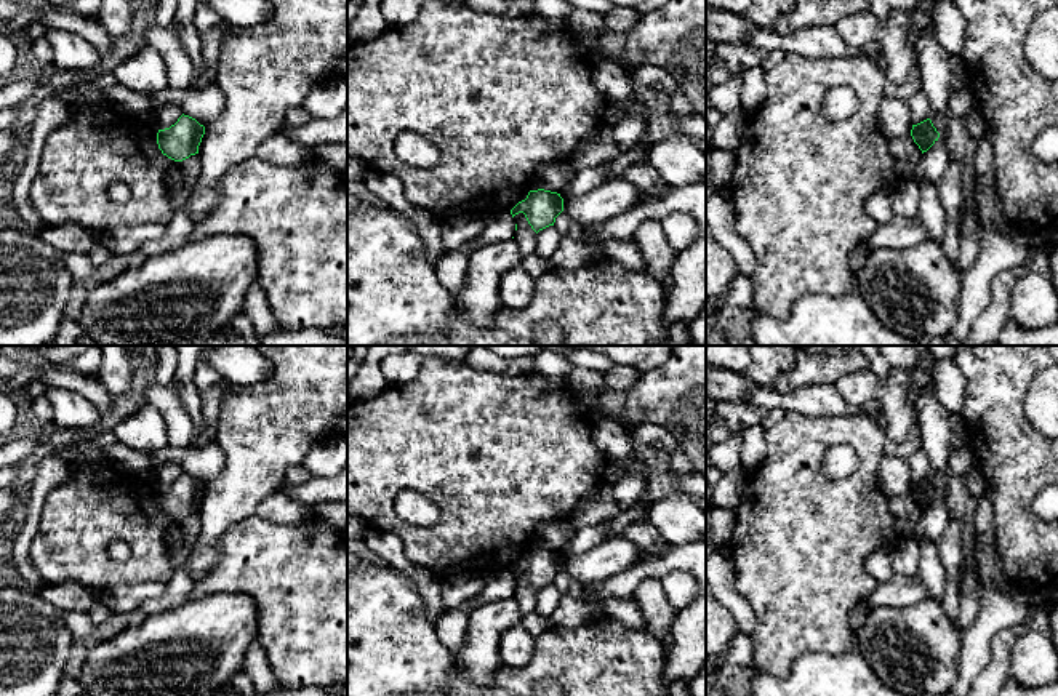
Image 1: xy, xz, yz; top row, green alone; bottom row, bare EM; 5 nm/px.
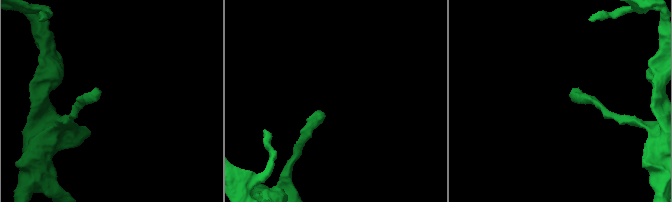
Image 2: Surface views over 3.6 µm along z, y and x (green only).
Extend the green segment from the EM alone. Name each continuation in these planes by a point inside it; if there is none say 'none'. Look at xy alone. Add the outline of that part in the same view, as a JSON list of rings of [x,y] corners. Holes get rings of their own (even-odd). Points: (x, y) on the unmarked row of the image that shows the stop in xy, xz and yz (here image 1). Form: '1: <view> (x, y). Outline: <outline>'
none

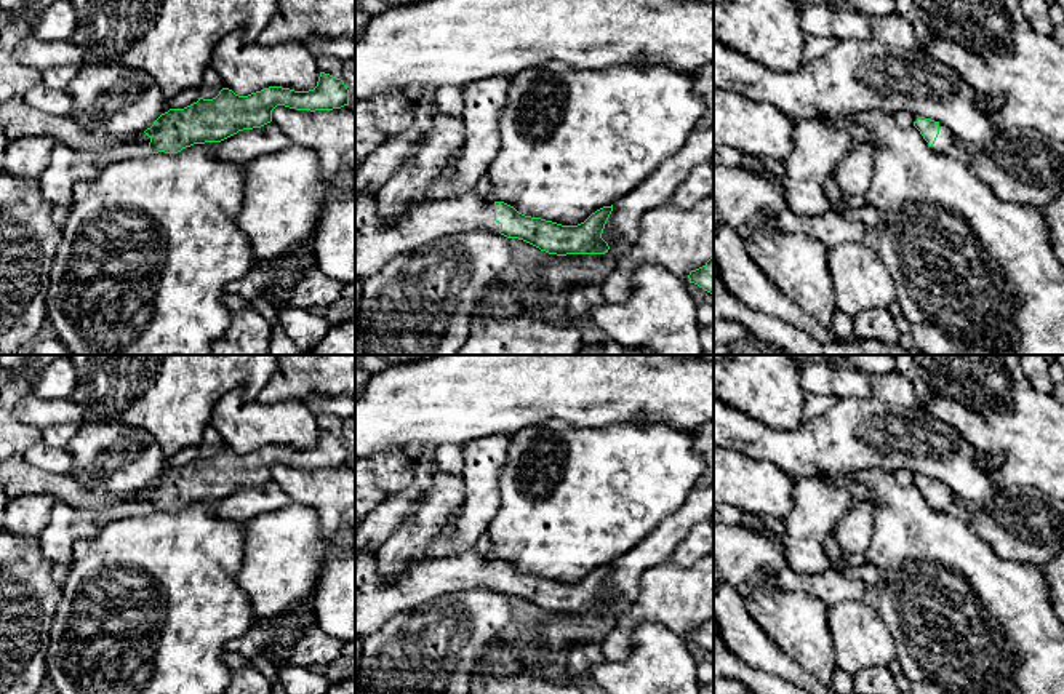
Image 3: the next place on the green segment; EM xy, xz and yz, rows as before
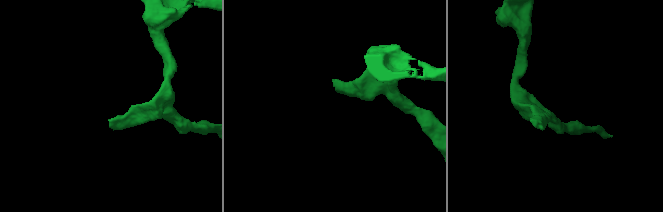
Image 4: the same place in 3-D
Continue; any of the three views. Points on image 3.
1: xz (376, 602). Outline: [[[360,550],[355,555],[355,635],[368,638],[400,611],[475,587],[501,590],[501,582],[494,579],[494,560],[475,553],[424,556],[410,561],[395,580],[386,582],[378,552]]]

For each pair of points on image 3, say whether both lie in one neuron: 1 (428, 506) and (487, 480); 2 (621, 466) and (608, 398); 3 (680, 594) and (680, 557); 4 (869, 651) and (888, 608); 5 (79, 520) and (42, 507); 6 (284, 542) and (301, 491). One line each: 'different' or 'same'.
1: different
2: different
3: different
4: different
5: different
6: different

